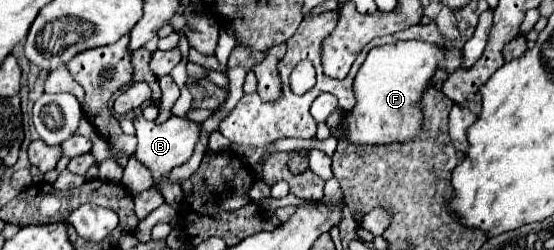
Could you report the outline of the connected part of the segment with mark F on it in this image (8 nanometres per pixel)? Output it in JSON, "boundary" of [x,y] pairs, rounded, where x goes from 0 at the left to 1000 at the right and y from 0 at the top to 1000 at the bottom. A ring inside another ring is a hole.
{"boundary":[[[760,160],[673,192],[637,320],[641,424],[623,448],[616,496],[601,520],[601,544],[608,560],[623,552],[641,584],[684,584],[753,552],[764,504],[764,368],[778,344],[778,312],[803,240],[803,216],[803,192]]]}

